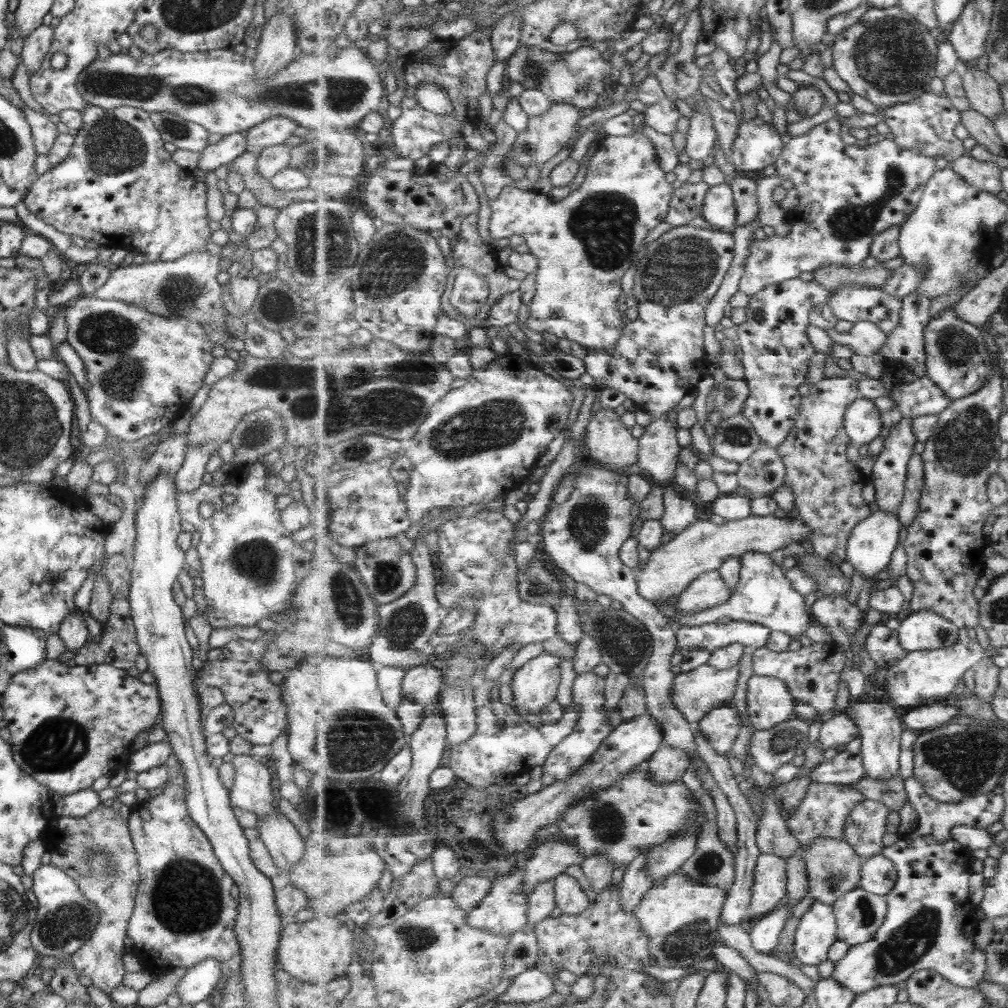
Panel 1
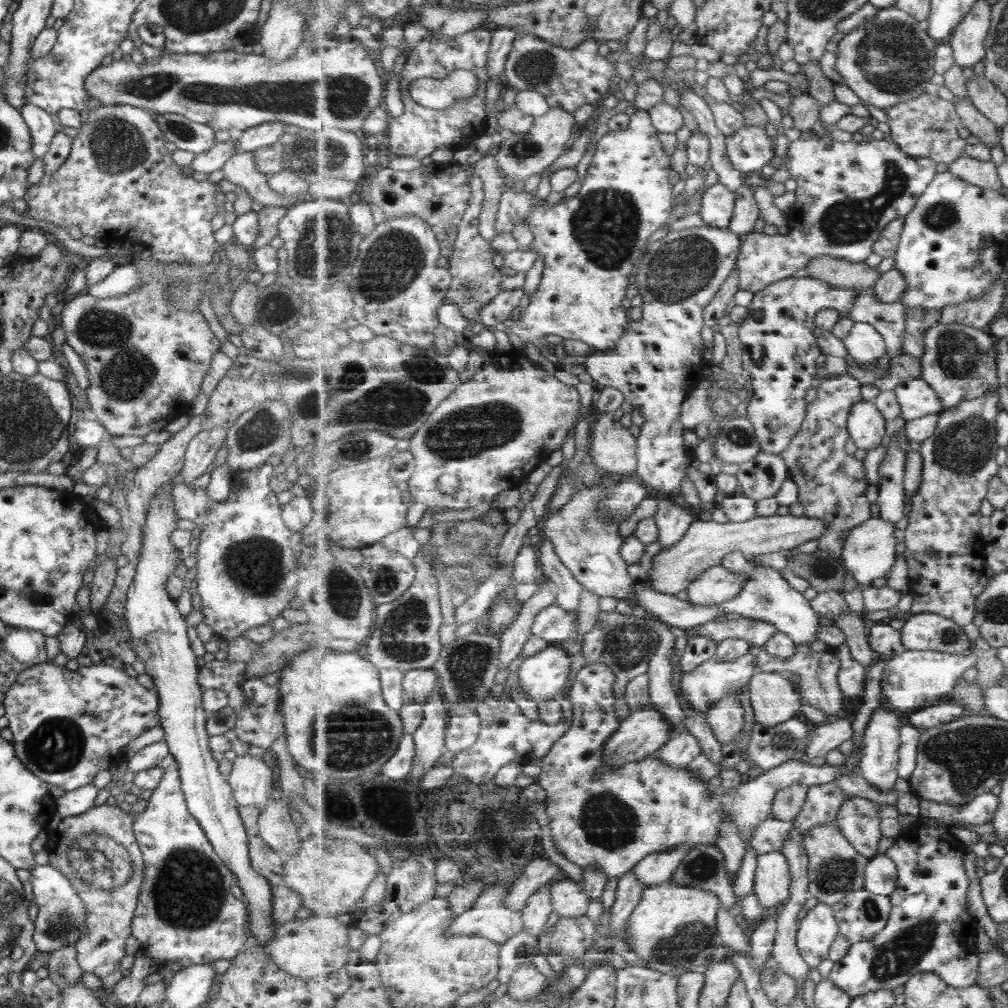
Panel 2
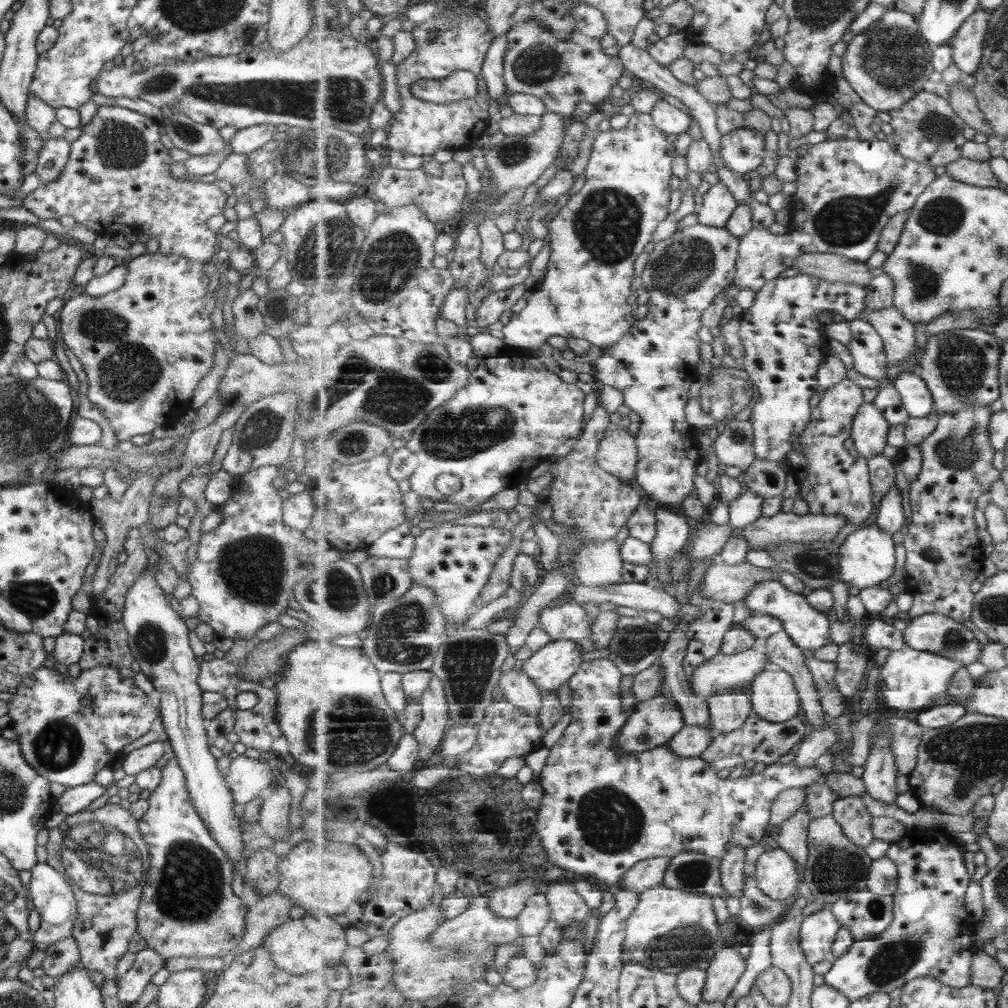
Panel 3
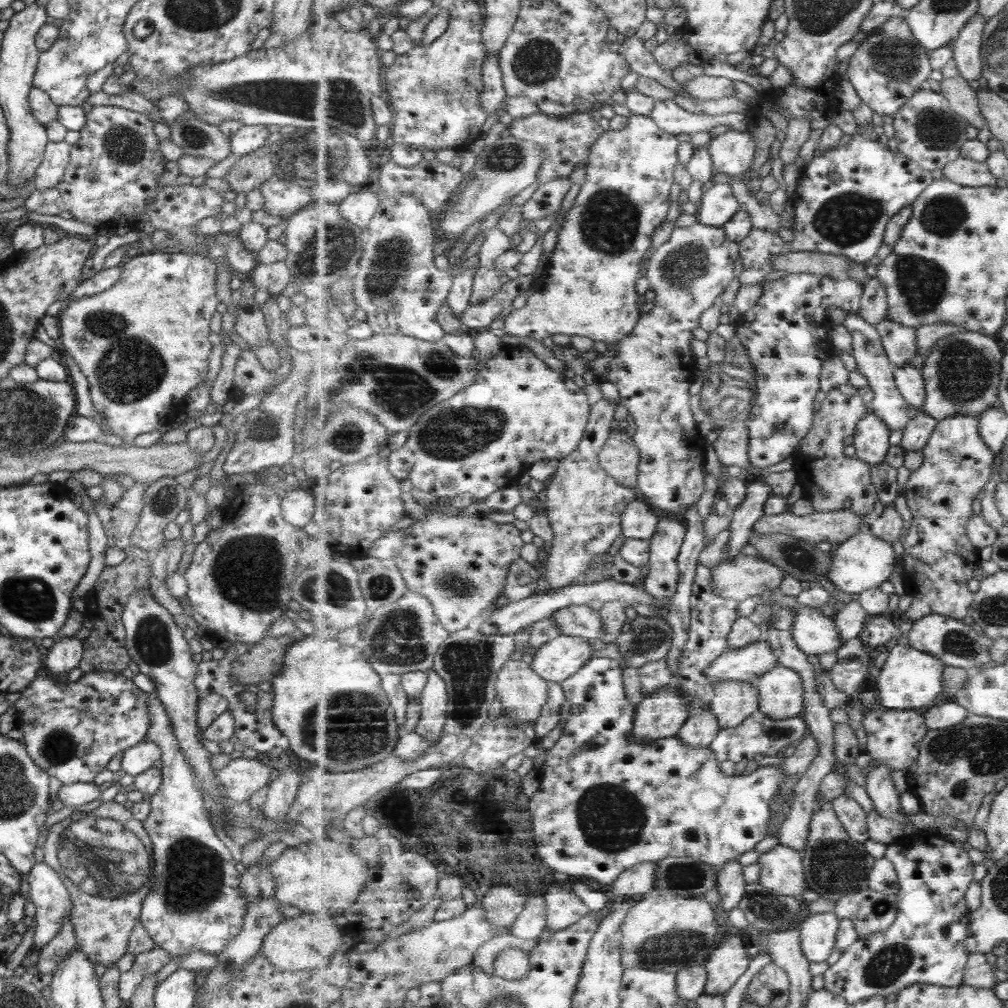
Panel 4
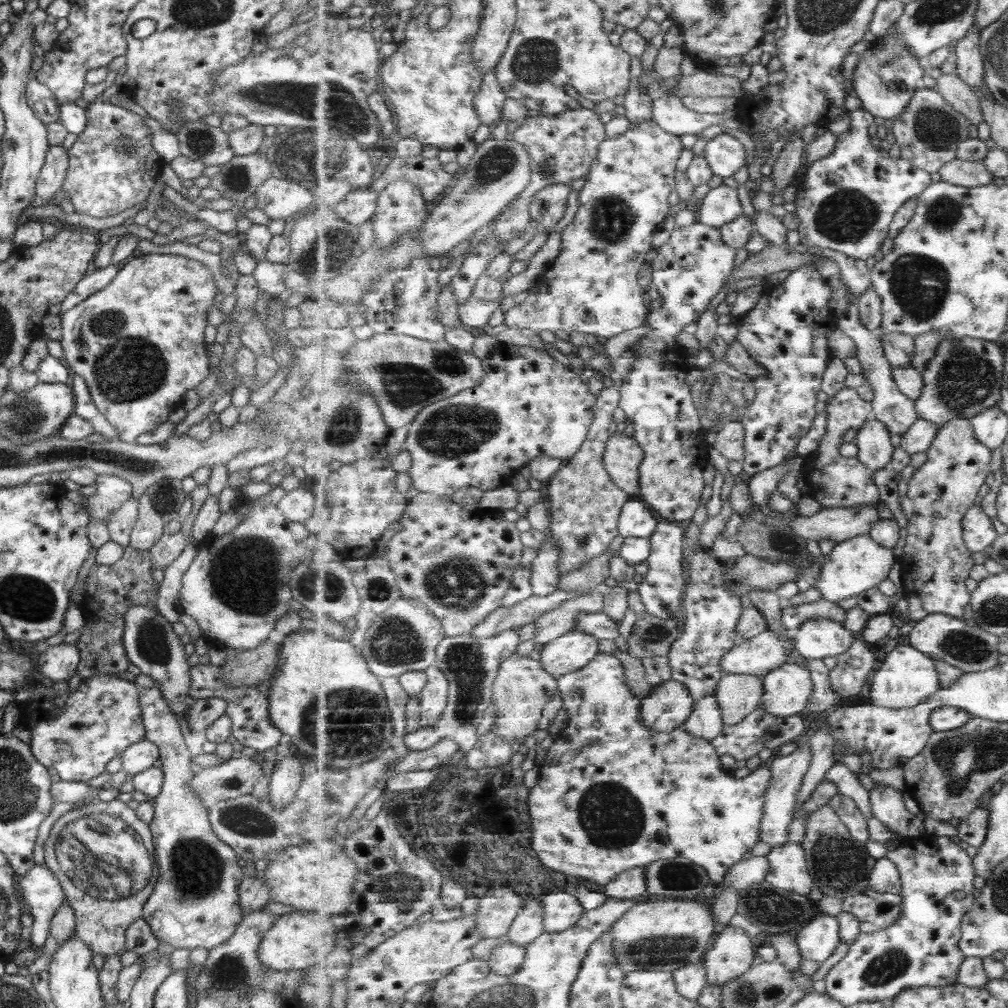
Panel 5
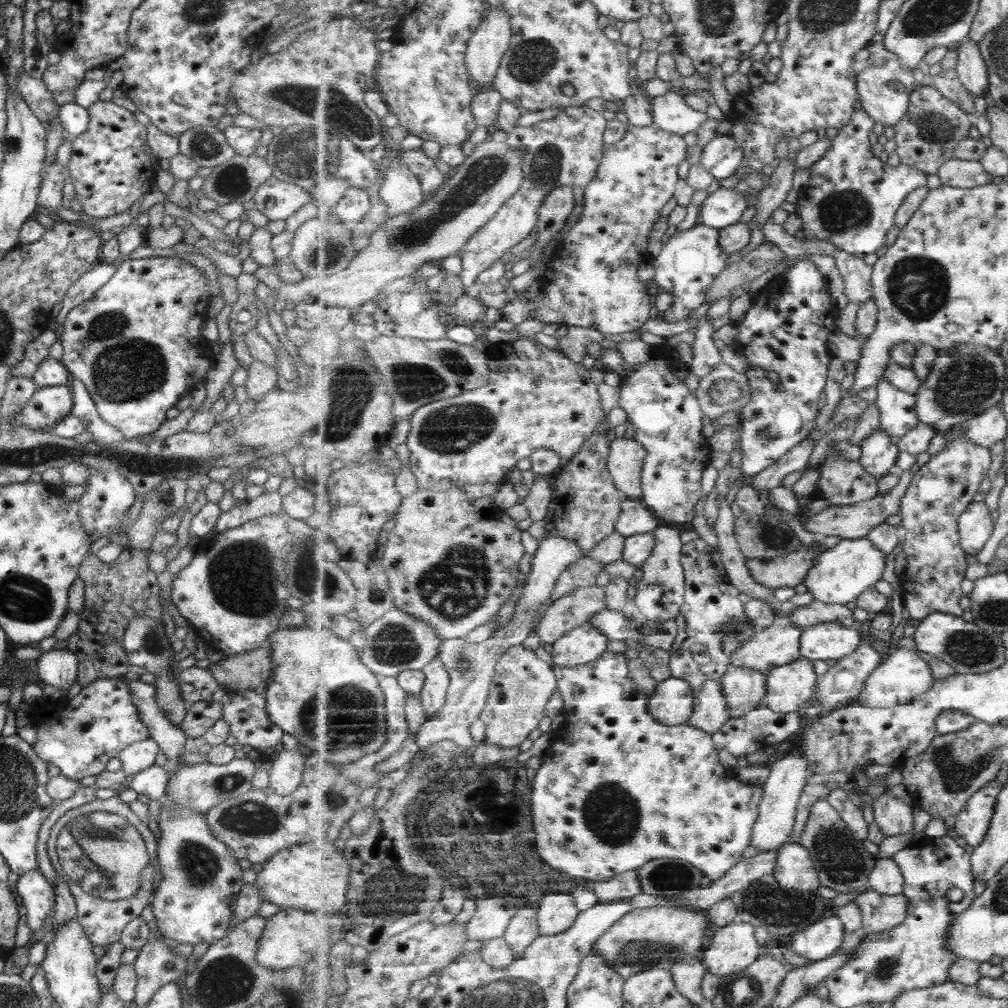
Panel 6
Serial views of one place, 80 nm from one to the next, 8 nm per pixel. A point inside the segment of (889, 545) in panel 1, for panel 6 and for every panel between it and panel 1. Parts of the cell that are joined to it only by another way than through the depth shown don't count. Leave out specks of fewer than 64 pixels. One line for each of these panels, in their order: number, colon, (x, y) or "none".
2: (869, 553)
3: (867, 557)
4: (864, 562)
5: (859, 564)
6: (843, 573)

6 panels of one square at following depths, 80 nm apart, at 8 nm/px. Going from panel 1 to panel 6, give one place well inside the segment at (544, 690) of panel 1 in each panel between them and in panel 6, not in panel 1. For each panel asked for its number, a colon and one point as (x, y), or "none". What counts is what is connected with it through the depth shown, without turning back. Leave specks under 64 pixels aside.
2: (544, 675)
3: (557, 662)
4: (560, 658)
5: (572, 651)
6: (586, 643)

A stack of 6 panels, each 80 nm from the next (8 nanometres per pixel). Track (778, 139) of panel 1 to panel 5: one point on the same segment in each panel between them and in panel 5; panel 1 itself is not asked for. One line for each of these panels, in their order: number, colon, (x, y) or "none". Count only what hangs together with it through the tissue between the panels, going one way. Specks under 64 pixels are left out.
2: (750, 148)
3: (743, 150)
4: (732, 152)
5: (726, 155)

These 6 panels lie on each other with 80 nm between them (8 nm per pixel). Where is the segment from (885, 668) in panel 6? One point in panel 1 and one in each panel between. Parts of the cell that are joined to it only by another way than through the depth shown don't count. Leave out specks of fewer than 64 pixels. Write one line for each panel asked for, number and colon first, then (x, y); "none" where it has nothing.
1: (924, 677)
2: (916, 679)
3: (910, 679)
4: (909, 679)
5: (907, 677)

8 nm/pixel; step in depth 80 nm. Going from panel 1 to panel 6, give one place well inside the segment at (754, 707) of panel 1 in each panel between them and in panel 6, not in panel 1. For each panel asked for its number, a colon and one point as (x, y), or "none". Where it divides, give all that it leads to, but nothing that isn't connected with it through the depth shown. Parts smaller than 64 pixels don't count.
2: (774, 698)
3: (775, 697)
4: (782, 695)
5: (788, 688)
6: (790, 687)

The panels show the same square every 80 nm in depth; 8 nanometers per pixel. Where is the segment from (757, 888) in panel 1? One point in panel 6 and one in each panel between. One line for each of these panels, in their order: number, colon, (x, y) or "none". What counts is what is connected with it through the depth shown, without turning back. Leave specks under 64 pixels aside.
2: (773, 880)
3: (777, 873)
4: (784, 873)
5: (789, 870)
6: (796, 870)

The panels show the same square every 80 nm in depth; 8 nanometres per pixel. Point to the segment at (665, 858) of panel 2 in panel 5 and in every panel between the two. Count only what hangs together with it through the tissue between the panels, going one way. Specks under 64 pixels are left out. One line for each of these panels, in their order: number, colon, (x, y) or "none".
3: (649, 873)
4: (640, 879)
5: (630, 884)

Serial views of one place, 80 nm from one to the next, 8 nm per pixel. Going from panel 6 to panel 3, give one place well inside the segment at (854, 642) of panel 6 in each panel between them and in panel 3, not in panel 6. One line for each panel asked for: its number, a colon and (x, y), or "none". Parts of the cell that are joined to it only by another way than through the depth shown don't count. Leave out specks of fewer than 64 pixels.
3: (809, 628)
4: (814, 633)
5: (818, 637)

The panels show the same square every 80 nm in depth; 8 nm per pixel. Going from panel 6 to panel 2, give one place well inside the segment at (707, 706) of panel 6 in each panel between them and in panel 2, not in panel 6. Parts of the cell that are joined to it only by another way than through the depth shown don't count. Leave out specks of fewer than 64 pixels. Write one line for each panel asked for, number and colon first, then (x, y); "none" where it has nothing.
2: (683, 747)
3: (690, 741)
4: (700, 730)
5: (706, 721)

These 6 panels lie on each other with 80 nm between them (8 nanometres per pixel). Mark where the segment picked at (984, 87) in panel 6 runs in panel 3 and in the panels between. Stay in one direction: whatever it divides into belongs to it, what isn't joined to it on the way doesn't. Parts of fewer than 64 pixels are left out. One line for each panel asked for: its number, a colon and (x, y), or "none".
3: (967, 45)
4: (967, 49)
5: (971, 66)

